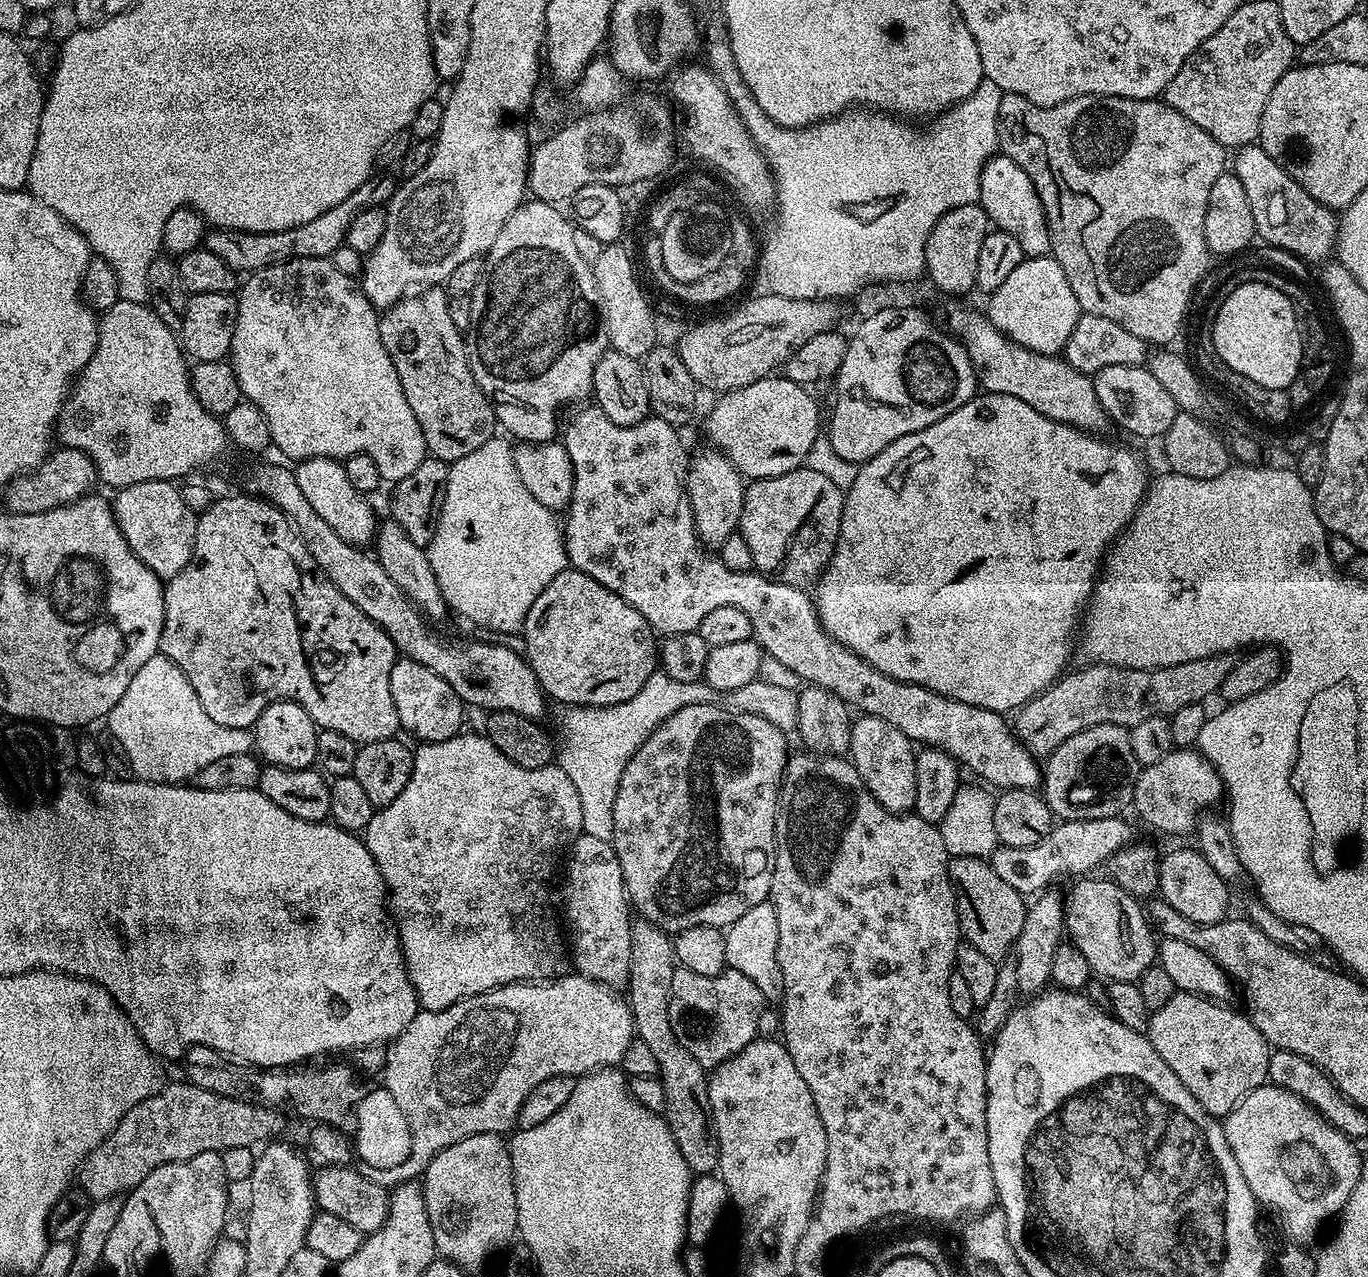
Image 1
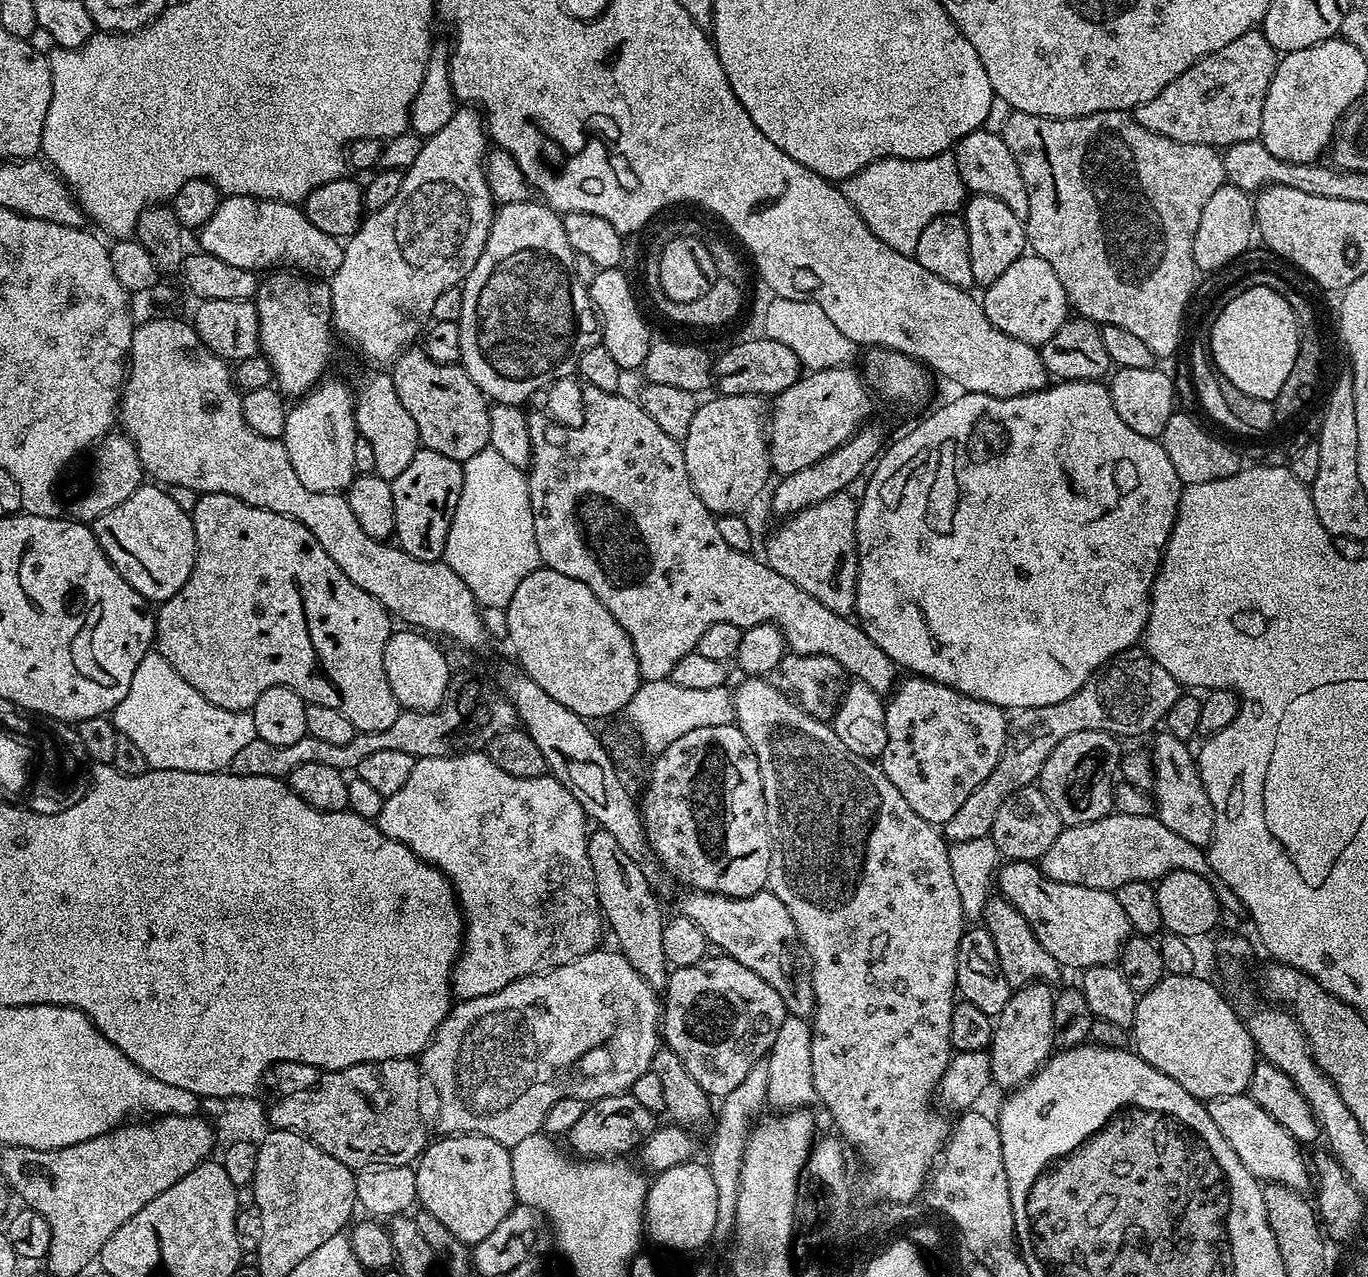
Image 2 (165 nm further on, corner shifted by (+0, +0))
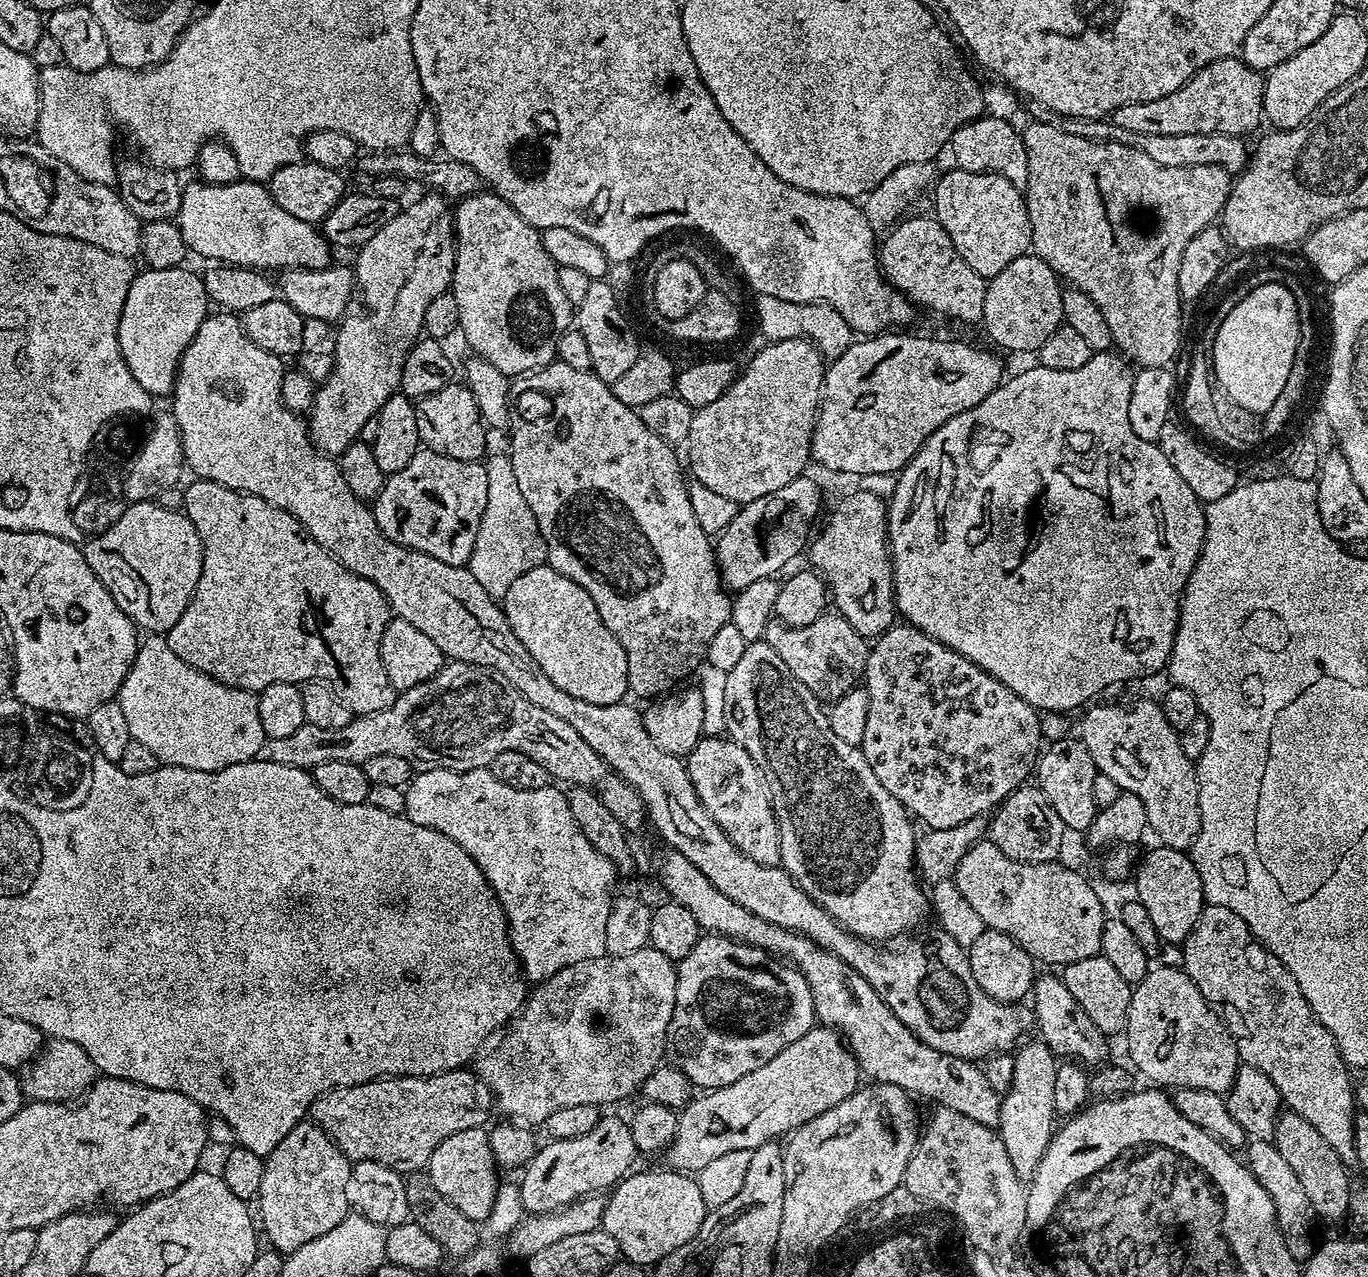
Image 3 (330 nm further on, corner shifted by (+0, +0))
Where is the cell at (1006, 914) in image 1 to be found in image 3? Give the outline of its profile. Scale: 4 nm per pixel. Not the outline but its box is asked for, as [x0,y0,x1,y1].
[1030,973,1109,1066]

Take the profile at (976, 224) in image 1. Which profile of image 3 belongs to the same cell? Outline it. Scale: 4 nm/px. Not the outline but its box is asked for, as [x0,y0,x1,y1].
[879,215,988,325]

